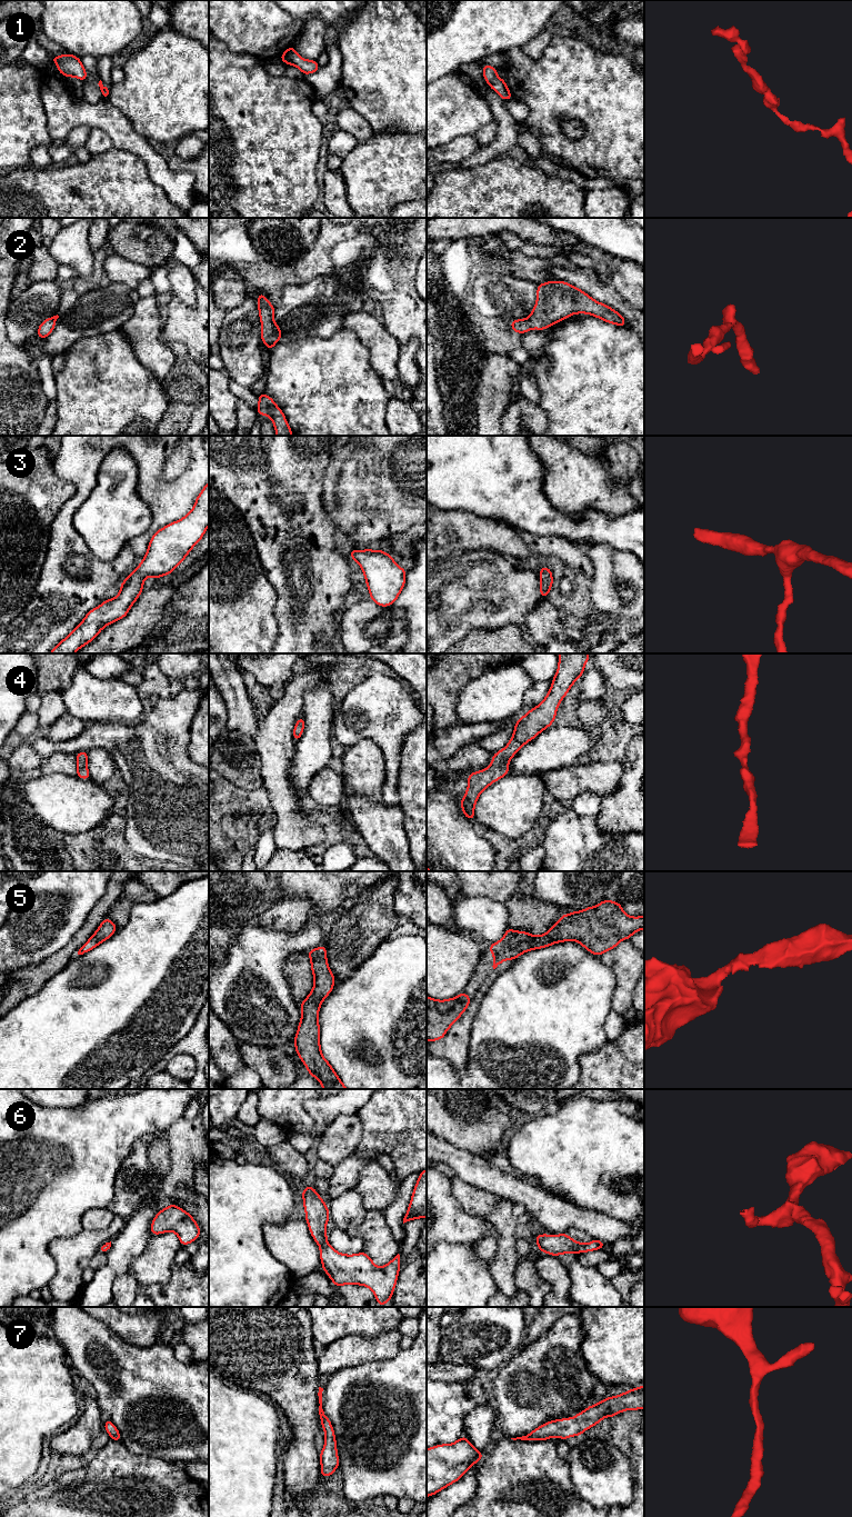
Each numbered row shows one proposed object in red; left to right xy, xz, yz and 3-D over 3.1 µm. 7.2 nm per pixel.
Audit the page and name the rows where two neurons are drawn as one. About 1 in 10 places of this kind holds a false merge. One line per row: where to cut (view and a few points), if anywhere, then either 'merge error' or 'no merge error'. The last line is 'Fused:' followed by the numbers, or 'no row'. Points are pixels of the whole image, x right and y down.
1: cut none; no merge error
2: cut none; no merge error
3: cut none; no merge error
4: cut none; no merge error
5: cut none; no merge error
6: cut none; no merge error
7: cut none; no merge error
Fused: no row

